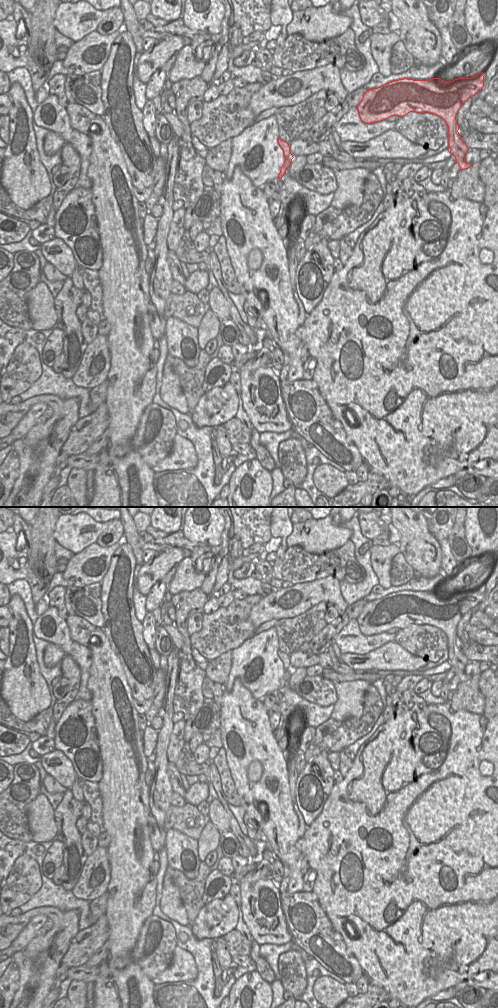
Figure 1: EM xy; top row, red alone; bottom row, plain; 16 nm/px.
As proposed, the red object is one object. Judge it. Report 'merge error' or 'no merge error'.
no merge error

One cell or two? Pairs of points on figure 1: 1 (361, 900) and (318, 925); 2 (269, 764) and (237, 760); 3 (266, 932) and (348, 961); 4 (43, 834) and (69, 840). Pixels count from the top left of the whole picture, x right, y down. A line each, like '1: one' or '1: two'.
1: two
2: one
3: two
4: two

